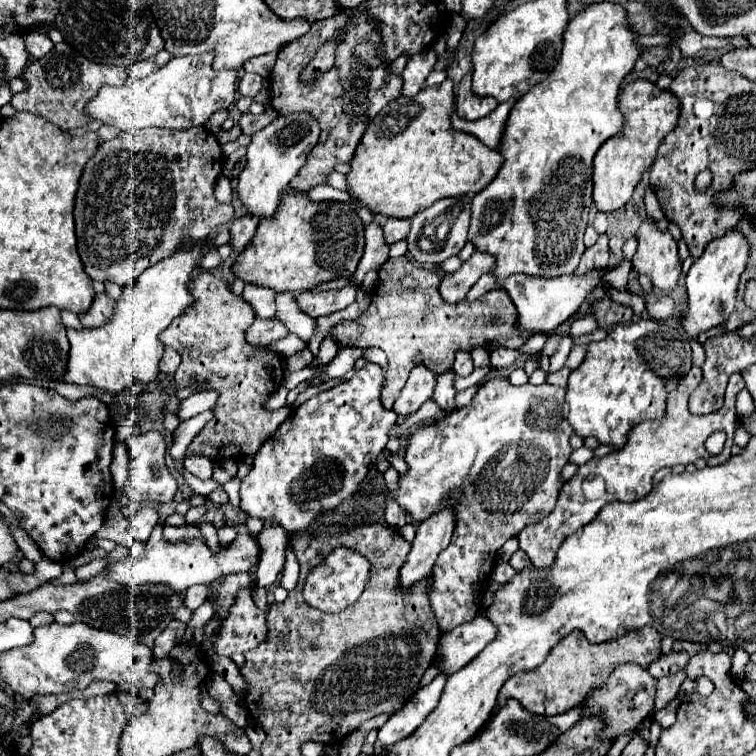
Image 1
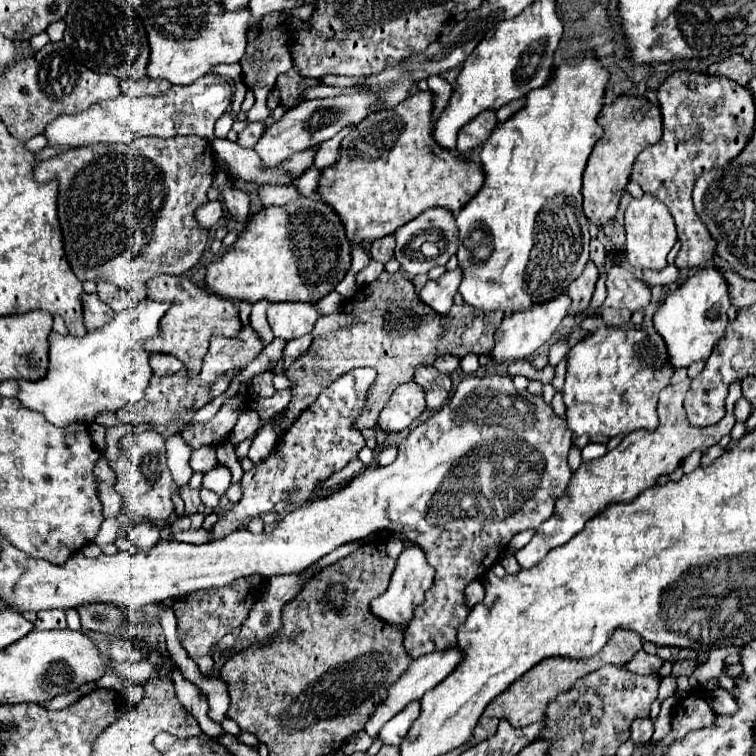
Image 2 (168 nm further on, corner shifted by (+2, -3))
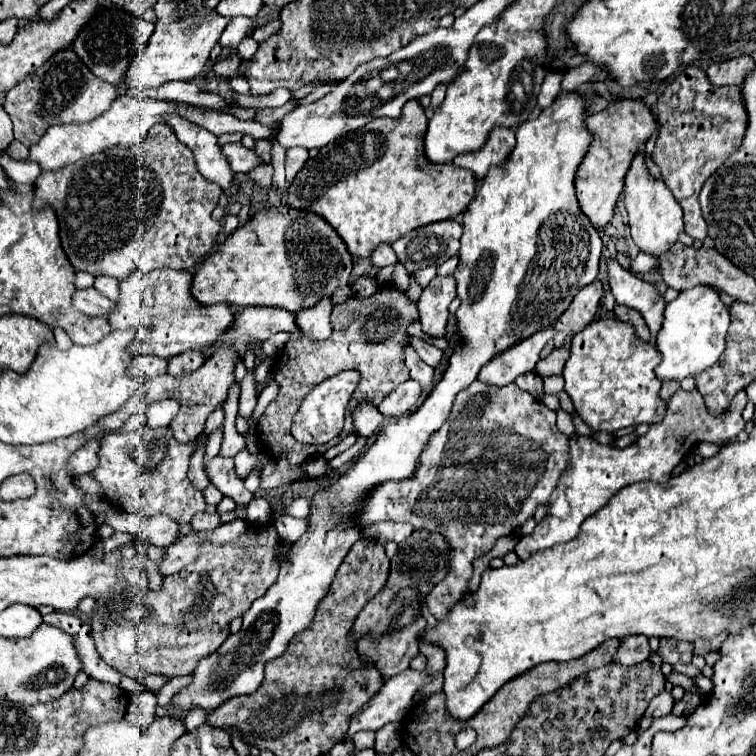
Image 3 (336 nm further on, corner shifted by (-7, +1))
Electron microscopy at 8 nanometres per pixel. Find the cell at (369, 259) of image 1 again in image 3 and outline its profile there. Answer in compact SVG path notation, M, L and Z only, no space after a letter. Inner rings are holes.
M322 298L316 306L312 306L308 310L300 310L300 314L296 314L296 322L298 322L302 334L308 338L318 338L318 340L328 338L332 332L330 312L332 312L330 298L326 298L326 300Z

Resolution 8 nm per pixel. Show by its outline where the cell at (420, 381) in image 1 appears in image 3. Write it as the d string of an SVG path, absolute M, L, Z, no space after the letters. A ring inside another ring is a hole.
M406 380L404 384L396 386L396 390L392 390L392 394L388 394L380 404L378 410L388 416L388 418L396 418L406 414L420 398L420 384L416 380Z

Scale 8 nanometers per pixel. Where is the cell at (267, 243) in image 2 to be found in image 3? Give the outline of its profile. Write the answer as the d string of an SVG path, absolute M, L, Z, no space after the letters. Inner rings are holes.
M278 206L256 212L244 226L236 228L216 252L212 252L196 270L192 280L192 296L202 306L212 306L218 302L246 308L246 306L274 306L288 312L298 312L314 306L322 298L334 294L336 288L348 286L348 276L352 272L352 256L348 254L342 238L322 222L316 214L304 214L292 210L290 206Z

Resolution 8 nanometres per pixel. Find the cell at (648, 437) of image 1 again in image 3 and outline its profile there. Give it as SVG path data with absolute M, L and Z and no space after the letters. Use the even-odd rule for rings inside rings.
M680 388L670 398L664 420L660 424L652 424L648 434L640 436L634 444L630 444L626 448L602 446L592 436L572 436L570 438L570 460L558 480L556 490L552 492L552 498L548 502L550 510L544 516L544 520L538 522L538 526L534 528L532 534L520 538L514 552L522 560L522 558L528 558L536 550L574 540L578 536L582 522L588 516L596 514L602 506L606 506L608 500L628 484L634 484L640 480L650 480L650 482L660 482L660 484L668 482L674 466L687 457L695 445L702 440L716 444L722 440L730 440L738 432L744 430L742 410L744 410L746 402L748 402L748 398L742 390L732 398L732 406L728 406L728 410L724 414L712 416L706 410L704 398L698 390L686 392Z

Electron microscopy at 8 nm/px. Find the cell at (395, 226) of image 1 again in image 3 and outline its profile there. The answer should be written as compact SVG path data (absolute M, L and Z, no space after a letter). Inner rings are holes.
M380 244L374 248L372 256L370 256L372 266L376 268L384 268L390 264L396 264L396 254L392 254L392 246L390 244Z

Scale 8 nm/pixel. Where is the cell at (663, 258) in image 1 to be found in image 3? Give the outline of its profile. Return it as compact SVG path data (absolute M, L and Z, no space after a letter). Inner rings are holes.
M638 152L632 160L632 166L626 174L626 184L624 184L624 204L626 204L626 212L628 212L628 226L632 232L632 238L636 242L636 246L652 256L662 254L664 250L668 250L670 244L674 244L680 236L680 232L684 230L682 224L682 208L678 206L678 202L674 200L672 192L668 190L668 186L664 184L662 178L654 178L648 172L646 166L646 154Z

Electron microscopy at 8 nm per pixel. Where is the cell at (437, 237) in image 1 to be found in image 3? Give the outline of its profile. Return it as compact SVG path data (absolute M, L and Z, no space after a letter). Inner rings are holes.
M456 220L420 226L392 244L398 262L412 274L430 264L442 264L460 250L462 224Z

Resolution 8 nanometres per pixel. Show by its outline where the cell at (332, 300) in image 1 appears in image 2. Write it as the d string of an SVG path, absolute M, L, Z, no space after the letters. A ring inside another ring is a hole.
M277 302L267 310L267 320L277 338L293 340L313 330L321 318L317 302Z

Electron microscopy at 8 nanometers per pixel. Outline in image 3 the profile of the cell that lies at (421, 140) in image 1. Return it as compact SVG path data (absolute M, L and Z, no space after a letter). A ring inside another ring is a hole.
M408 102L400 118L376 118L360 130L354 130L352 134L346 134L344 138L320 148L320 152L310 158L290 182L286 204L290 208L322 216L344 240L354 258L368 258L378 244L392 244L414 228L456 218L472 202L478 184L472 172L464 168L458 168L450 162L444 166L432 166L424 158L426 124L428 118L424 108L418 102Z

